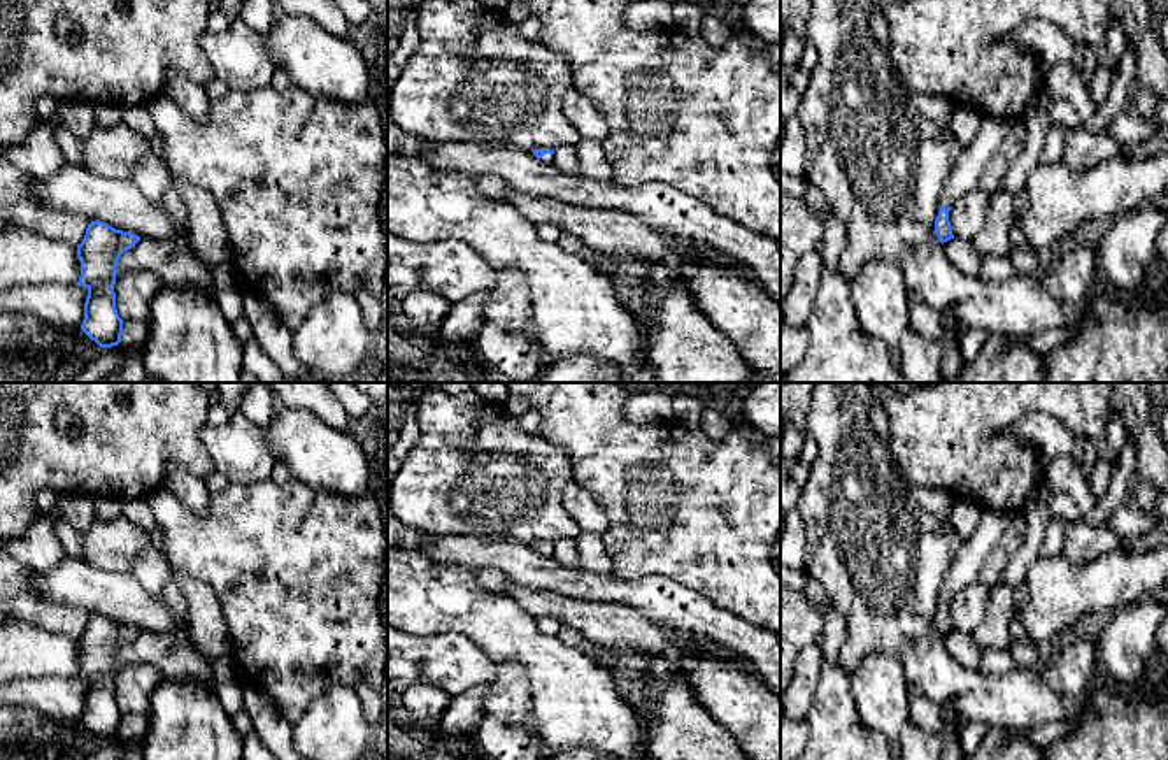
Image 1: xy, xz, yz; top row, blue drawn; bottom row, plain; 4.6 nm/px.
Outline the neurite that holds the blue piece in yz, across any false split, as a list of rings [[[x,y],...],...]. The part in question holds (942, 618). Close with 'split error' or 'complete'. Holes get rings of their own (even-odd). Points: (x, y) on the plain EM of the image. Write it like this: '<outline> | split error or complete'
[[[986,507],[973,535],[965,539],[956,551],[935,613],[935,627],[942,637],[954,632],[949,614],[952,597],[961,588],[977,581],[982,563],[1007,532],[1010,520],[1010,511],[1001,507]]] | split error

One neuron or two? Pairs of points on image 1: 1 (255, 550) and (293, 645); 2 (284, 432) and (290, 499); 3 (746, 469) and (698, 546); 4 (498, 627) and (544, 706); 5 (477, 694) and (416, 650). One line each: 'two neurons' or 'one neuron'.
1: one neuron
2: two neurons
3: one neuron
4: one neuron
5: two neurons

